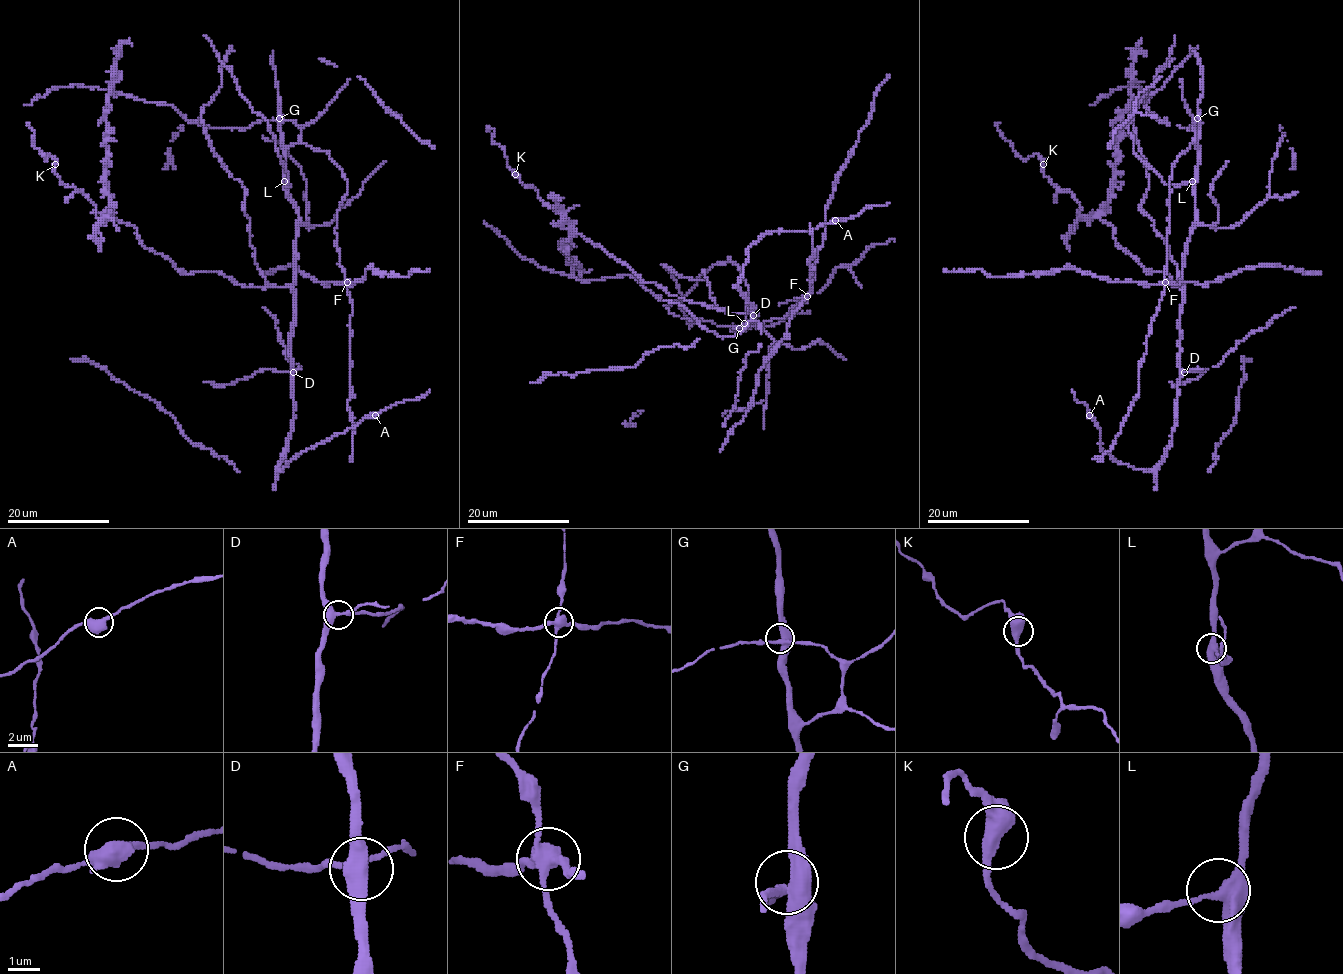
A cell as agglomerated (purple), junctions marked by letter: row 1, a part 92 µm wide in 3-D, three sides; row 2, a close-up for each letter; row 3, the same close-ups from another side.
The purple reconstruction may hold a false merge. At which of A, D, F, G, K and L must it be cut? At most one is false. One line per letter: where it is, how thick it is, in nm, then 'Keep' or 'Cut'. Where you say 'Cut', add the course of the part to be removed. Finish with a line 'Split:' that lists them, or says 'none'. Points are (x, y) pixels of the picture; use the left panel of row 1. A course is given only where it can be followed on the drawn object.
A: Place: (375, 415). Thickness 420 nm. Keep
D: Place: (293, 372). Thickness 400 nm. Keep
F: Place: (347, 282). Thickness 400 nm. Cut. Course of the part to remove: (347, 282), (362, 281), (368, 267), (377, 273), (398, 276), (407, 276), (412, 270), (426, 272)
G: Place: (279, 118). Thickness 380 nm. Keep
K: Place: (55, 164). Thickness 440 nm. Keep
L: Place: (284, 181). Thickness 440 nm. Keep
Split: F

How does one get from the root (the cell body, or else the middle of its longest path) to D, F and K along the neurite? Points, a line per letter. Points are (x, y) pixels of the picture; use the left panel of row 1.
D: (297, 243), (293, 286), (295, 325), (290, 340), (293, 372)
F: (297, 243), (298, 207), (286, 187), (285, 150), (303, 143), (326, 152), (347, 181), (335, 230), (347, 282)
K: (297, 243), (290, 285), (244, 288), (220, 272), (182, 273), (144, 248), (128, 223), (98, 217), (55, 164)

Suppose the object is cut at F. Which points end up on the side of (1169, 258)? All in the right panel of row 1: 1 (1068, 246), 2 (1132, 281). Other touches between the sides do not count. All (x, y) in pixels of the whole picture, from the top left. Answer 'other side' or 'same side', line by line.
1: same side
2: other side

